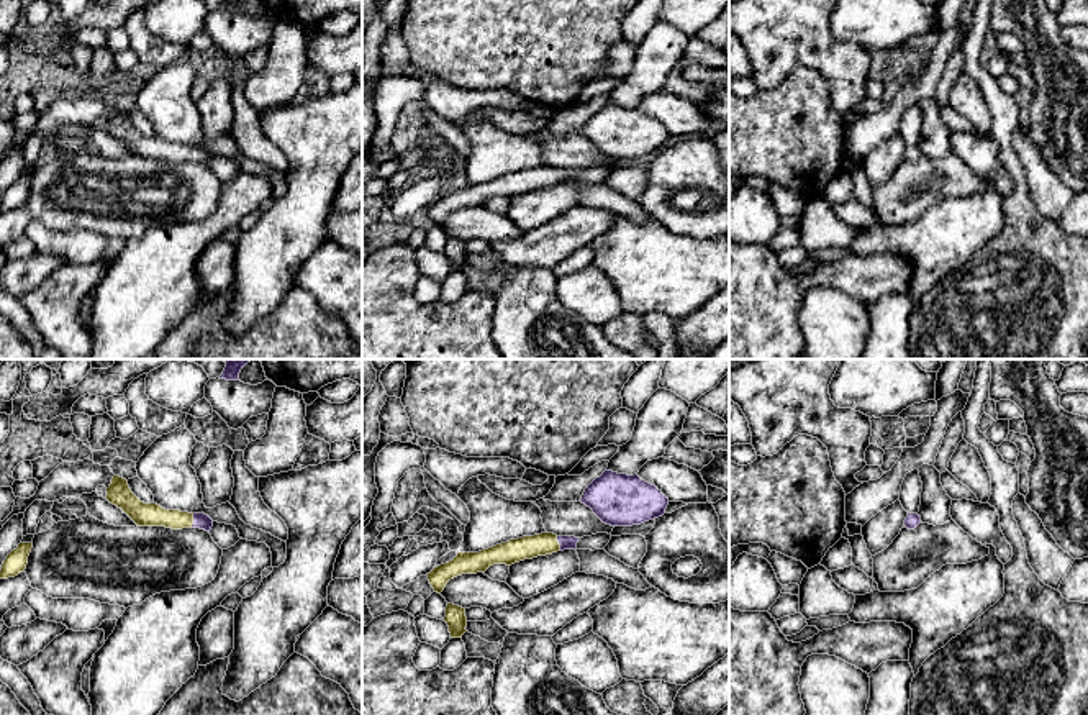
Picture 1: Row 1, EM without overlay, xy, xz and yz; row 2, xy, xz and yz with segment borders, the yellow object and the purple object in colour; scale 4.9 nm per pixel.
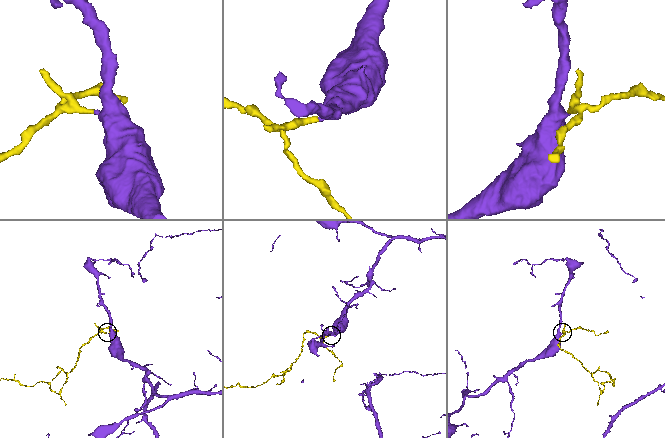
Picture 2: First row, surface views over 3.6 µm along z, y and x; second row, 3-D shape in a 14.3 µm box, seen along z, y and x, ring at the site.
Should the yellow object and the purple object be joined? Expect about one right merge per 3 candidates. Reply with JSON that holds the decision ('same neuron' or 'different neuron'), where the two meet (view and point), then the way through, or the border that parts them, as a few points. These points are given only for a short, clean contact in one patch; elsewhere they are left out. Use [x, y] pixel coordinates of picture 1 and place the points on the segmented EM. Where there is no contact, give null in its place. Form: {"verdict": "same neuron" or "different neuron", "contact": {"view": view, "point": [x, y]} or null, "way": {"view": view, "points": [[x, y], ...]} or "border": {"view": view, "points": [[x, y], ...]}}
{"verdict": "same neuron", "contact": {"view": "xy", "point": [192, 520]}, "way": {"view": "xy", "points": [[143, 514], [192, 520], [200, 520]]}}

